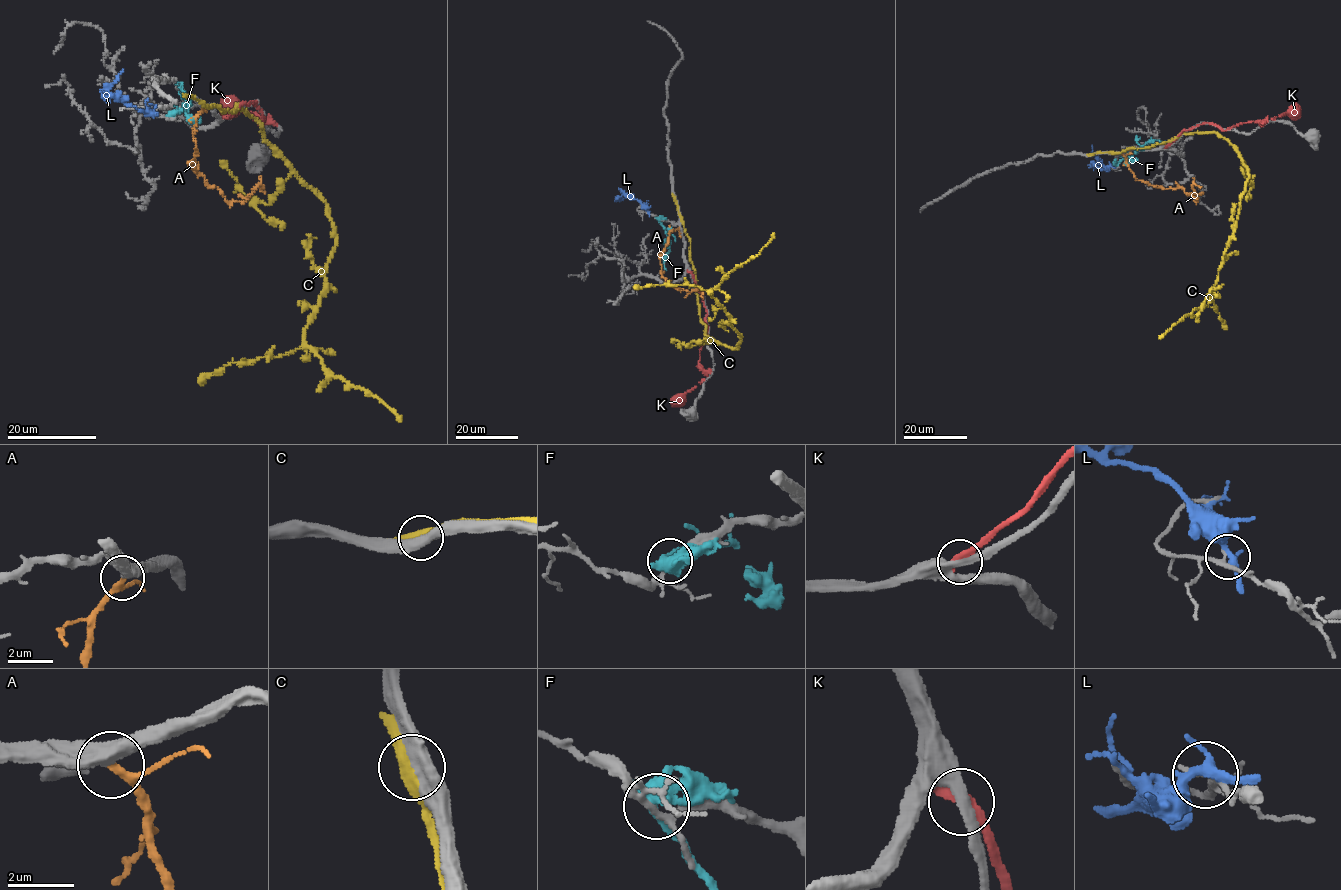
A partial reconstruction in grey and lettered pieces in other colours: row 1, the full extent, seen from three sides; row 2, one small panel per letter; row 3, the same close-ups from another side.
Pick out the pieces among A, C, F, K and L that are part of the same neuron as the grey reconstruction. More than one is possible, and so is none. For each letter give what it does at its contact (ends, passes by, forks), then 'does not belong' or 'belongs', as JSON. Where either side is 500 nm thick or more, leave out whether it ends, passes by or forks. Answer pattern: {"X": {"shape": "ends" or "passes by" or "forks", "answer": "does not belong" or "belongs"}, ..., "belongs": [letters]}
{"A": {"answer": "belongs"}, "C": {"shape": "passes by", "answer": "does not belong"}, "F": {"shape": "passes by", "answer": "does not belong"}, "K": {"shape": "ends", "answer": "does not belong"}, "L": {"shape": "forks", "answer": "does not belong"}, "belongs": ["A"]}

